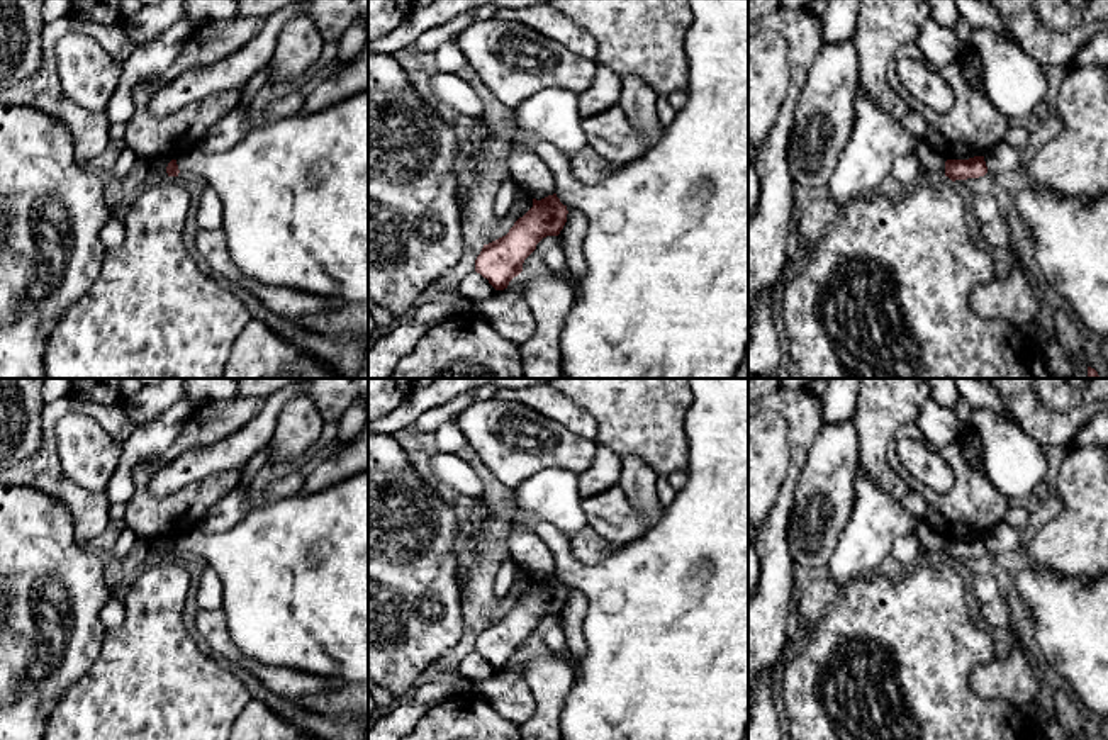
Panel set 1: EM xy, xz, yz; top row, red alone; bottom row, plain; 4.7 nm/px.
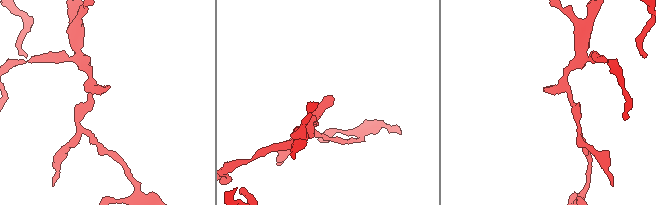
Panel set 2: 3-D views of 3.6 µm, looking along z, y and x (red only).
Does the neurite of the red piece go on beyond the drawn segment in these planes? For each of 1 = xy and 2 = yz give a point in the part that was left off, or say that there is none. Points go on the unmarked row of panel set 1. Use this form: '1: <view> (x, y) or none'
1: none
2: none

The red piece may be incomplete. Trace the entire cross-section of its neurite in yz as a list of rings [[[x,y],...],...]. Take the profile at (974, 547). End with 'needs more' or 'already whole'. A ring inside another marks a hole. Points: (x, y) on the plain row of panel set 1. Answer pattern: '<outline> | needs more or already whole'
[[[984,536],[945,541],[945,557],[949,557],[952,562],[979,558],[979,557],[984,557],[986,553],[988,553],[988,547],[986,547]]] | already whole

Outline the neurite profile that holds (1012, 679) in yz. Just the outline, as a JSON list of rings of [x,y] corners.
[[[996,597],[982,604],[981,614],[991,626],[1008,631],[1015,642],[1004,660],[974,669],[969,679],[971,689],[984,699],[1001,699],[1035,716],[1033,706],[1040,698],[1040,686],[1018,642],[1006,601]]]

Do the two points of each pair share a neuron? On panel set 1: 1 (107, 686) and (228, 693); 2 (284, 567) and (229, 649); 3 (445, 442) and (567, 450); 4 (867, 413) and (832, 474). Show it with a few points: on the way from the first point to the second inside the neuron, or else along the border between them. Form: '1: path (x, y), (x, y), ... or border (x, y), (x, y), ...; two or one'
1: path (138, 693), (197, 693); one
2: border (221, 610), (231, 640), (241, 650), (267, 664); two
3: border (455, 423), (469, 443); two
4: border (850, 418), (857, 433), (861, 464); two

